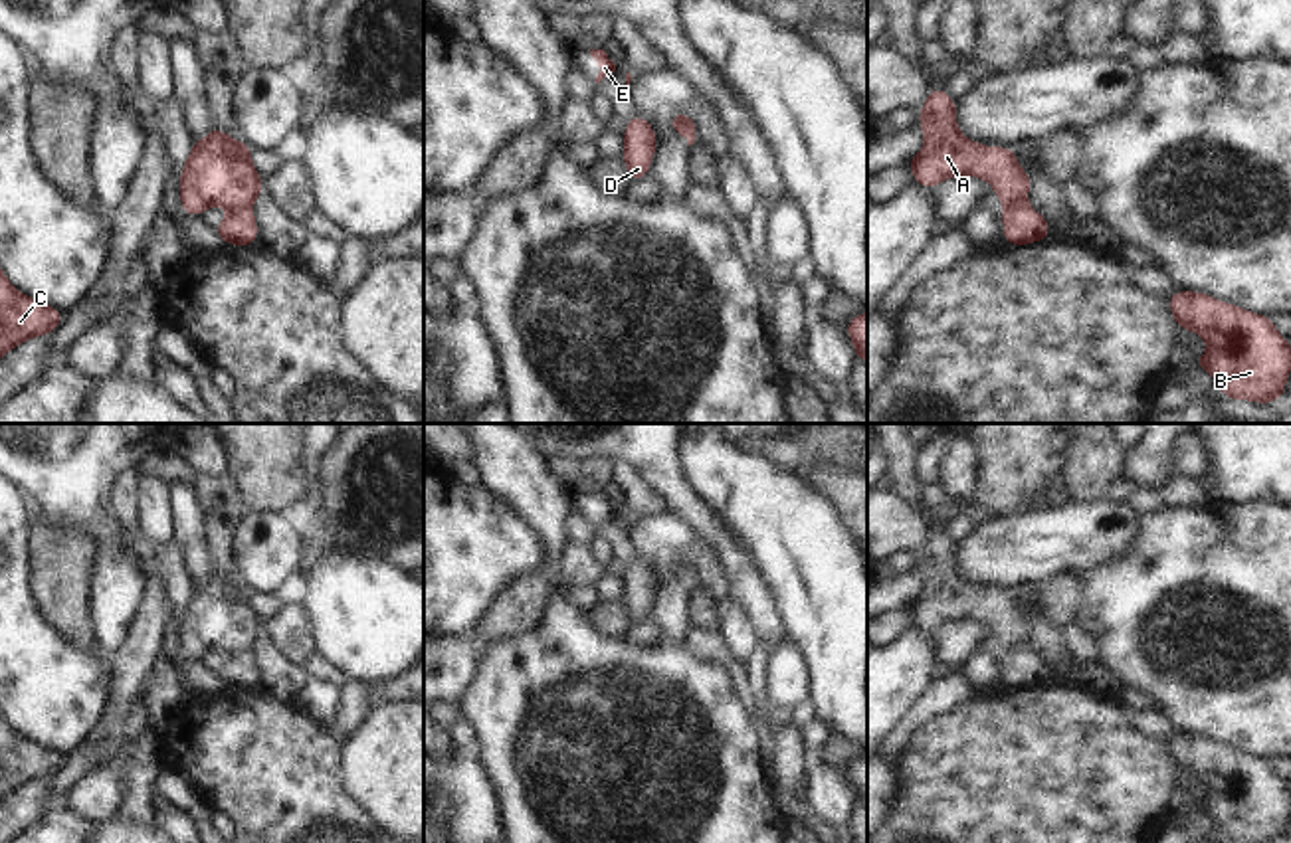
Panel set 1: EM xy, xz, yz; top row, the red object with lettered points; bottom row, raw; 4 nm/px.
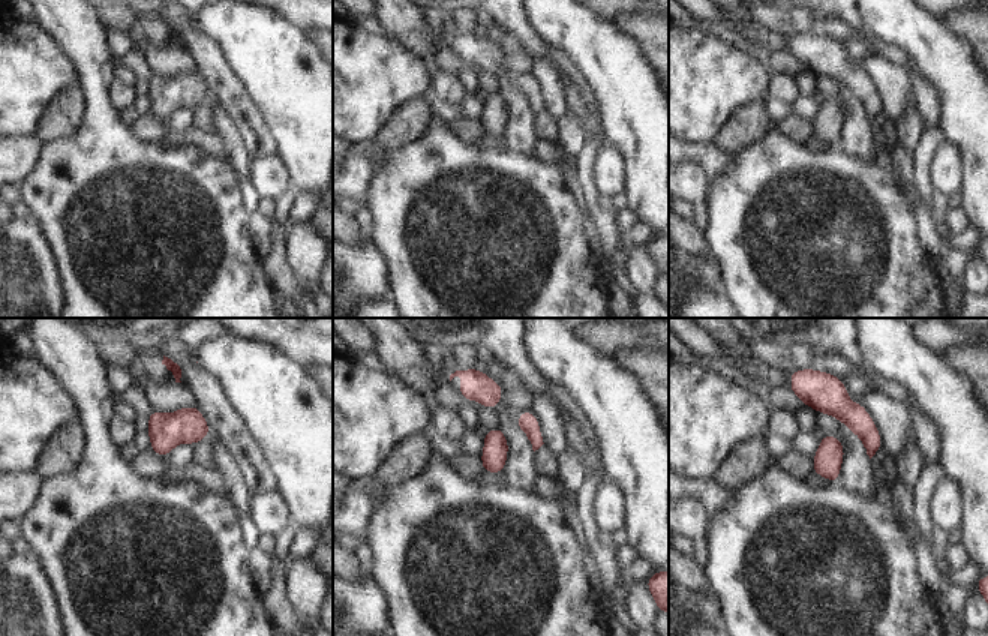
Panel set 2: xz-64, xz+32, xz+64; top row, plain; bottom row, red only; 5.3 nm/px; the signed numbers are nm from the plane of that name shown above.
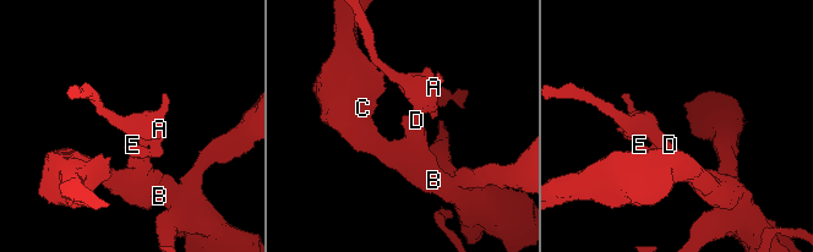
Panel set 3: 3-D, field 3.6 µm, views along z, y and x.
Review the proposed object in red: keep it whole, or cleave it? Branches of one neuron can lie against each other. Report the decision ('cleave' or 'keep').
cleave

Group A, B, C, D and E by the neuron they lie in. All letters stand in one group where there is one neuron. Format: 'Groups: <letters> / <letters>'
Groups: A B C D / E

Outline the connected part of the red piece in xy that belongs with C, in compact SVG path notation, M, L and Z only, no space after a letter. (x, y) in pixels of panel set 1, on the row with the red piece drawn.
M0 267L0 358L20 342L51 334L65 313L20 293Z

